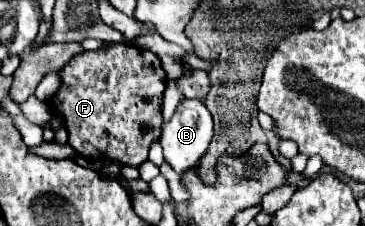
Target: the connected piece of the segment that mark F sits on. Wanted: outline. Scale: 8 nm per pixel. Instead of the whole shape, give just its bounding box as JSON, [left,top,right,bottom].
[48,42,182,166]

